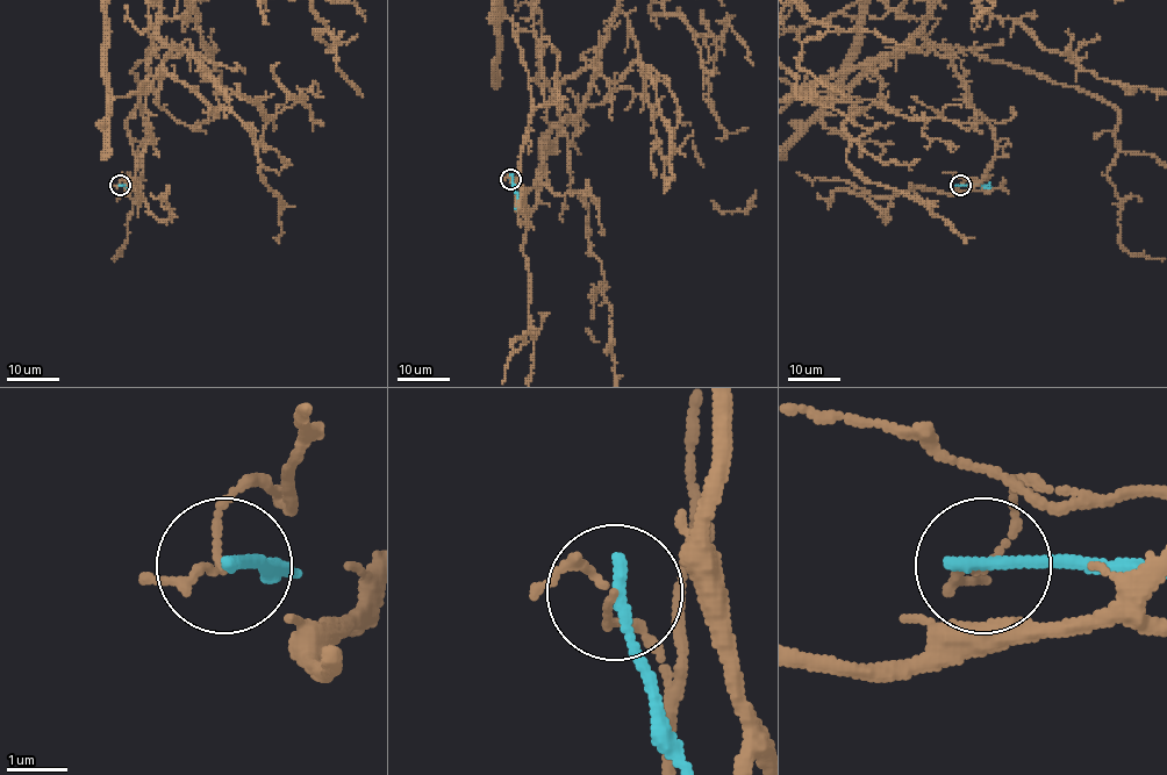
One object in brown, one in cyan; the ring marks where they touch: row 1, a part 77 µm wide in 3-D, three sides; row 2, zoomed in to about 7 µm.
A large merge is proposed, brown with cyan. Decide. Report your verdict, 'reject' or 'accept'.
reject

